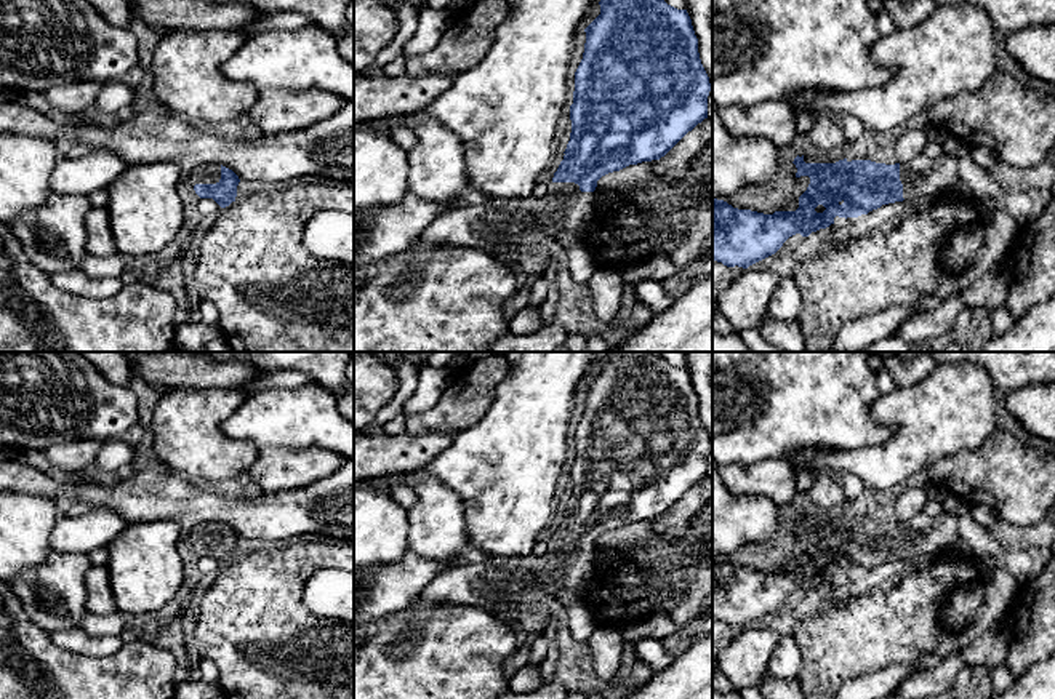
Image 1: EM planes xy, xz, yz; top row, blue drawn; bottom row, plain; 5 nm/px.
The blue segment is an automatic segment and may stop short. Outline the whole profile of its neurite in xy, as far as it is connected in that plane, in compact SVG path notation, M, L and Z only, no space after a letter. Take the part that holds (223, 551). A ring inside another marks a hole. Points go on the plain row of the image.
M199 523L191 529L191 542L200 557L213 557L221 566L235 560L239 534L219 523Z

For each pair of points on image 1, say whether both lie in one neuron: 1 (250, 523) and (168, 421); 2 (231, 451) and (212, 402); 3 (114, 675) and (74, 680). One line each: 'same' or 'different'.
1: different
2: same
3: same

